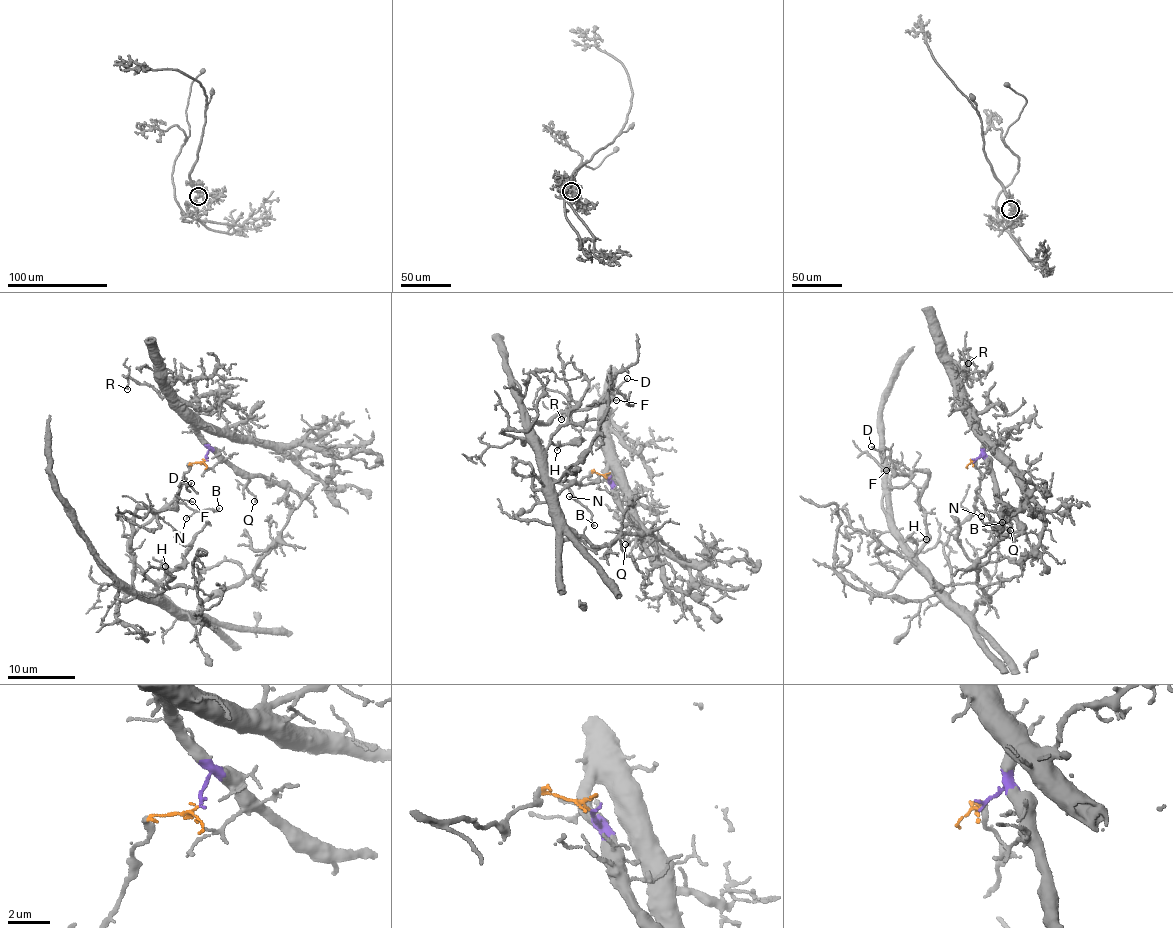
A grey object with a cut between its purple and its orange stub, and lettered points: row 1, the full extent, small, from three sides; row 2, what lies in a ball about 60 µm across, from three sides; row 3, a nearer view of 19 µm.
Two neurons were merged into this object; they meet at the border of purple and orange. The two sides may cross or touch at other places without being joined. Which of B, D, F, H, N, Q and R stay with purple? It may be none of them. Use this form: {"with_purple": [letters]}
{"with_purple": ["Q", "R"]}

